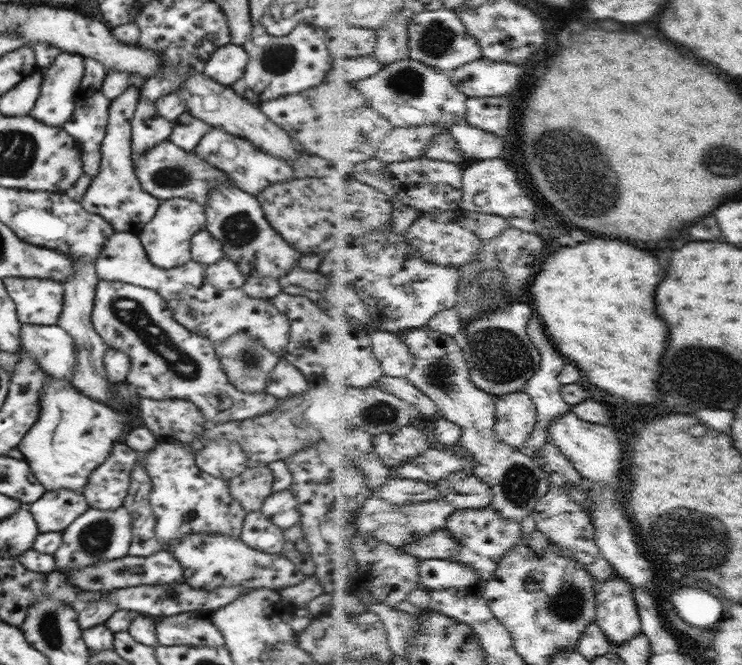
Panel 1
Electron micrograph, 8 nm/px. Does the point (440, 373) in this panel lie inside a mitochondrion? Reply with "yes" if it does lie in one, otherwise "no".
yes

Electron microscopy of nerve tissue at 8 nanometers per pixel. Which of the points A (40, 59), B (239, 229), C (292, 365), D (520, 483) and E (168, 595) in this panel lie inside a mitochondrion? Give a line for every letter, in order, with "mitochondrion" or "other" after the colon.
A: other
B: mitochondrion
C: other
D: mitochondrion
E: mitochondrion

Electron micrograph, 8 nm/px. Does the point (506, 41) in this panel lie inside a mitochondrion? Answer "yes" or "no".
no

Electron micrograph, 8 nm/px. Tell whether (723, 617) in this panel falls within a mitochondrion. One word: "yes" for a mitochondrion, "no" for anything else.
no

